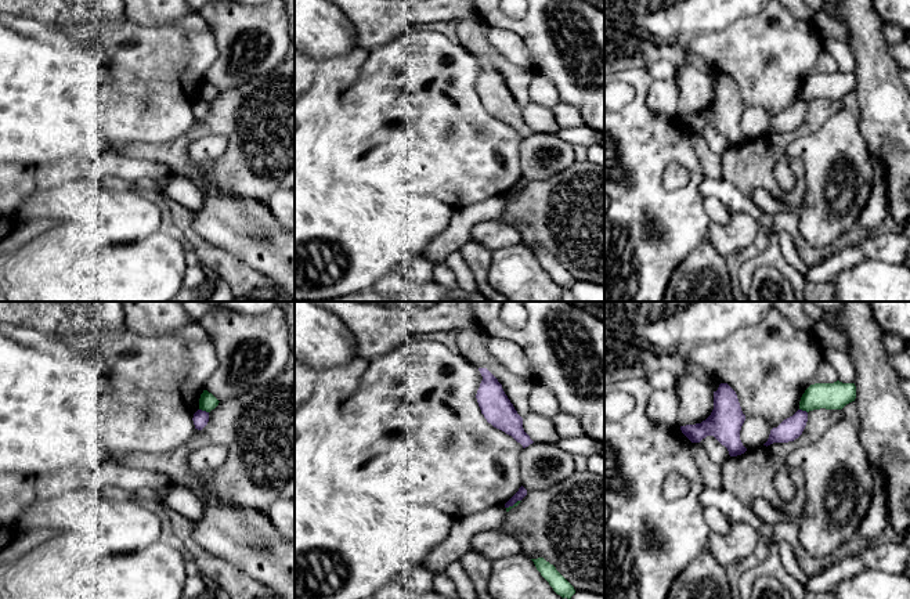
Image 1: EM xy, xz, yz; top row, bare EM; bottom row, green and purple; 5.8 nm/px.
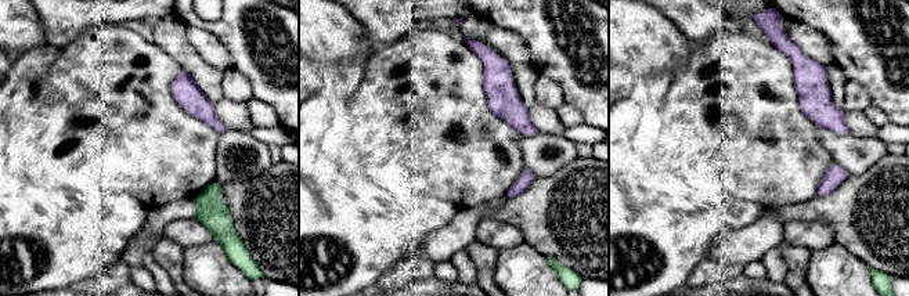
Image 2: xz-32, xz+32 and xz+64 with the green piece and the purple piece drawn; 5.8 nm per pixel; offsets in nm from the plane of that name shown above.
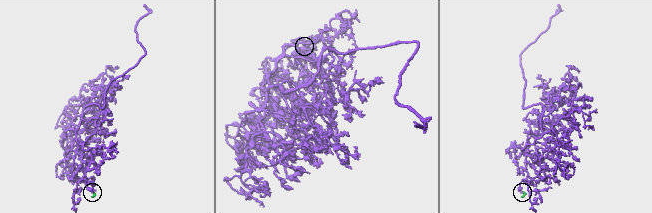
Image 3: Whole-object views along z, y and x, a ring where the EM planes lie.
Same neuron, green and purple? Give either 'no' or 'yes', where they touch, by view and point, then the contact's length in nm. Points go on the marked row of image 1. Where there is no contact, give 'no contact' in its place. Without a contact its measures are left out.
no | xy (203, 410) | 60 nm

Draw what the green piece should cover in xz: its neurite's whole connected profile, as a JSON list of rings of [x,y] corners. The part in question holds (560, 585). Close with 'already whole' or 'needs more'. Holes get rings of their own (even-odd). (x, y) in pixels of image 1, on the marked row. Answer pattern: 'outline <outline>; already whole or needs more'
outline [[[544,557],[531,560],[557,595],[560,595],[563,599],[571,599],[571,596],[575,593],[574,587],[556,570],[553,564],[546,562]]]; already whole

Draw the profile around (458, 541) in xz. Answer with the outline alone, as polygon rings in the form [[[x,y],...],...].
[[[501,506],[487,509],[466,519],[455,519],[445,540],[429,551],[420,569],[436,574],[447,569],[452,562],[458,562],[470,551],[473,537],[480,531],[495,530],[502,524],[505,515],[506,508]]]

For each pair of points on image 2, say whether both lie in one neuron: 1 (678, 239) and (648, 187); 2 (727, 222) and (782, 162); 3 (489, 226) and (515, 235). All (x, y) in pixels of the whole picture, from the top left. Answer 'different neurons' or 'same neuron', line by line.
1: same neuron
2: different neurons
3: same neuron

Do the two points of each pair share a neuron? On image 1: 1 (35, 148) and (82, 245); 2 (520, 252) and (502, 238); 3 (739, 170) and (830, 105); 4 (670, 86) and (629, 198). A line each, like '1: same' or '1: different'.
1: different
2: different
3: same
4: different

